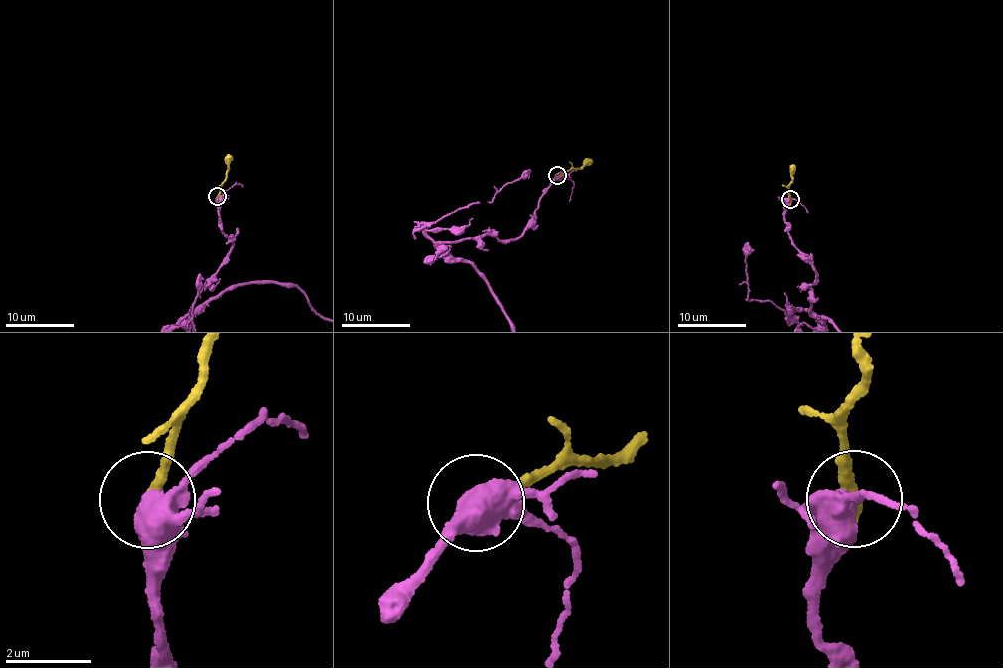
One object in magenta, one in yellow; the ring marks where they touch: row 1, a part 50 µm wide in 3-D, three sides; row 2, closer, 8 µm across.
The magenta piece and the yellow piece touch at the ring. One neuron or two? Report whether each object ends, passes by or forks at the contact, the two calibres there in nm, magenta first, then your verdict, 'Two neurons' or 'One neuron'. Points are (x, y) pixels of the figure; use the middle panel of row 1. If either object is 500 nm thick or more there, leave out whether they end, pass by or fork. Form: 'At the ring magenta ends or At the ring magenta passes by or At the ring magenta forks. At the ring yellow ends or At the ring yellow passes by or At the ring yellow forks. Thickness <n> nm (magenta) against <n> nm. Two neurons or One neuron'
At the ring magenta forks. At the ring yellow ends. Thickness 400 nm (magenta) against 240 nm. Two neurons

